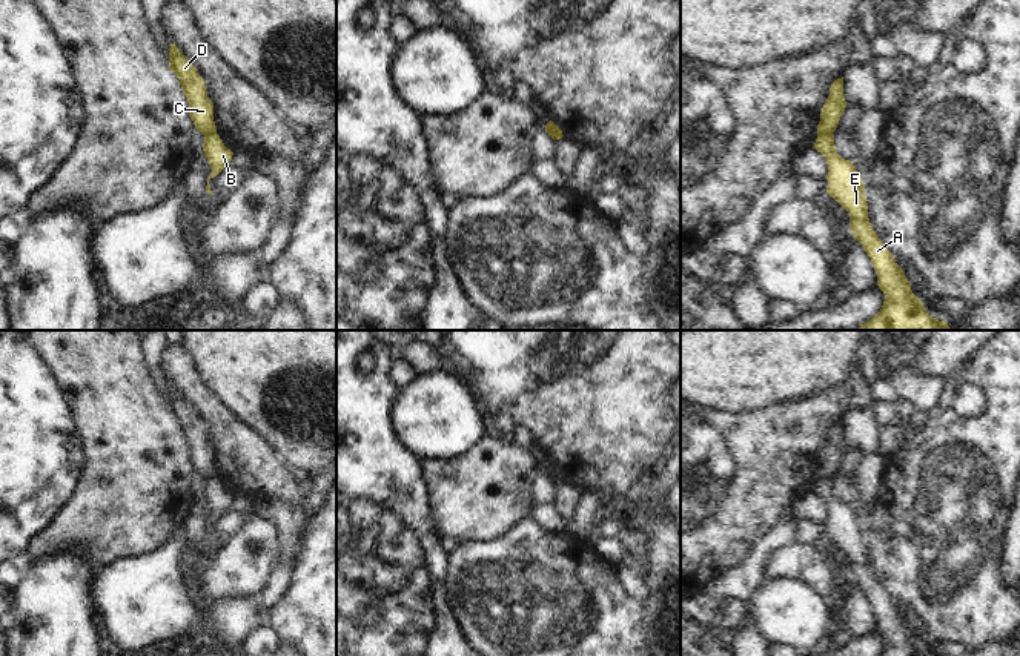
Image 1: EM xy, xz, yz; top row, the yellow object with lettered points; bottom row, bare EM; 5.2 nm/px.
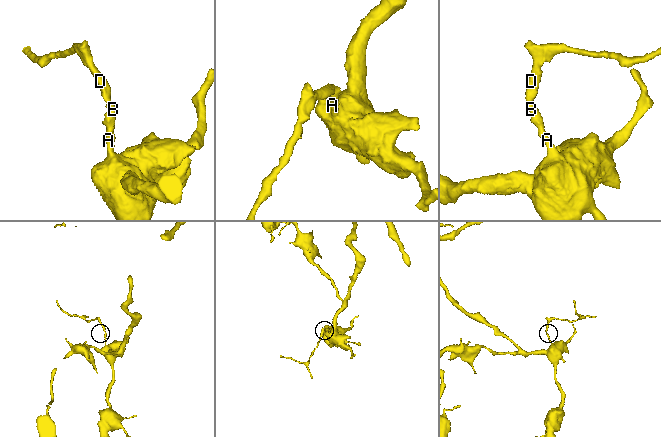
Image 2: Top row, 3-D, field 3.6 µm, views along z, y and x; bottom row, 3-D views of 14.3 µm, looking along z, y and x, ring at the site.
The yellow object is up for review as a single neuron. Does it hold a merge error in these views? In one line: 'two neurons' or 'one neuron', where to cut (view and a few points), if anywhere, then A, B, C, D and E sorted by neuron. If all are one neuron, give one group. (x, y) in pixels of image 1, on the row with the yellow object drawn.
two neurons; cut in yz along (831, 132), (824, 132), (817, 137); A B E / C D

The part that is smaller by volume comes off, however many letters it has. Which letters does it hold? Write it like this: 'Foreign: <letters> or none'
Foreign: C, D

